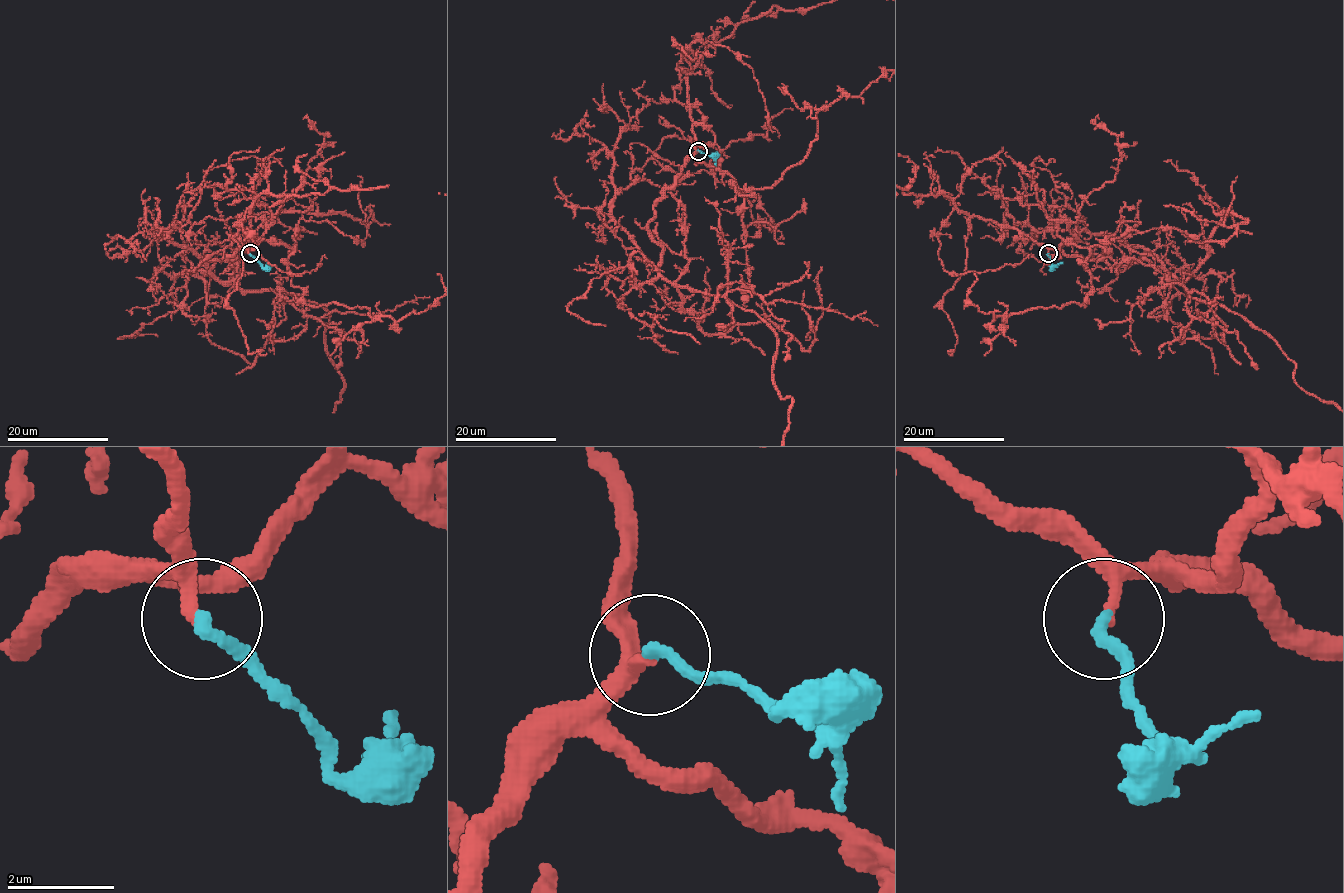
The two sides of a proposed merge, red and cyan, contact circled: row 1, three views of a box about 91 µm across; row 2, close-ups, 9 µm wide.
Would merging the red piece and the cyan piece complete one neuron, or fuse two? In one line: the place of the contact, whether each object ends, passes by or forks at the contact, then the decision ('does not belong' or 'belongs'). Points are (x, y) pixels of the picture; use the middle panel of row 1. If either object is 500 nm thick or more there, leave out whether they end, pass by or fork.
(698, 151) | red passes by | cyan ends | belongs

